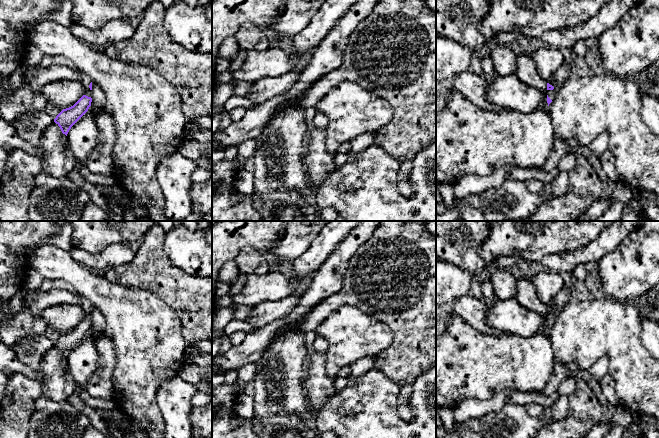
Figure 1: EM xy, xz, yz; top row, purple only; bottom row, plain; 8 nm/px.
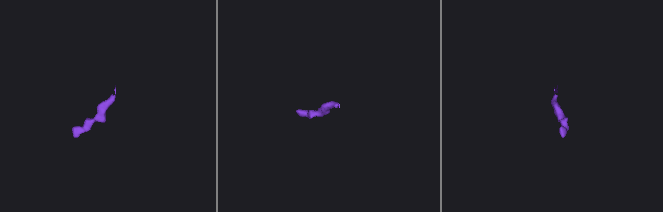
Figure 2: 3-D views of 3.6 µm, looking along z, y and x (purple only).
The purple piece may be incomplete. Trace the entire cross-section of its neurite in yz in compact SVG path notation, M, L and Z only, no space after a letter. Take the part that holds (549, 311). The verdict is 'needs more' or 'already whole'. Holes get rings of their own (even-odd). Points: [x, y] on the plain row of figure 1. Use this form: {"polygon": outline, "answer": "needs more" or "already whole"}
{"polygon": "M555 298L551 299L549 301L549 303L547 304L547 315L546 315L546 318L547 318L548 330L552 326L552 324L555 322L555 319L557 317L557 314L556 314L556 312L554 310L554 307L555 307Z", "answer": "needs more"}

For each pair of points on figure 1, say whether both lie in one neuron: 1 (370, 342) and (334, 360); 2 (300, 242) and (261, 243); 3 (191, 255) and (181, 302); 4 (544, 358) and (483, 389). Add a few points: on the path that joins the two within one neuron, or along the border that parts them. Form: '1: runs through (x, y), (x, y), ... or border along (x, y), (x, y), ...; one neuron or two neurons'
1: runs through (361, 342), (352, 342), (343, 351); one neuron
2: border along (285, 231), (283, 236), (270, 249), (269, 257); two neurons
3: border along (169, 258), (180, 270), (201, 277); two neurons
4: runs through (529, 362), (509, 363), (498, 374); one neuron

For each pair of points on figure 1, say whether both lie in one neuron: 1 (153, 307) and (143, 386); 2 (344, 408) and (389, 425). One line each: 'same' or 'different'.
1: same
2: same

